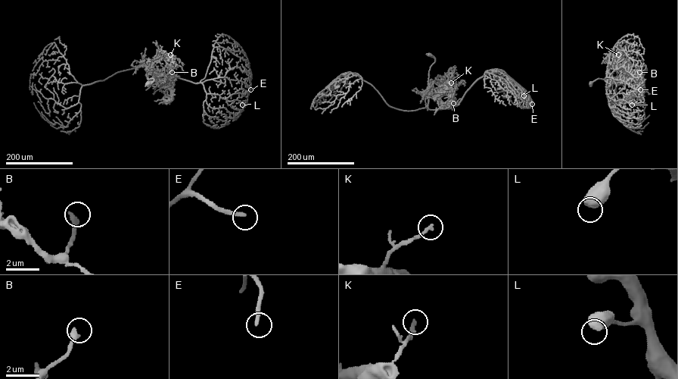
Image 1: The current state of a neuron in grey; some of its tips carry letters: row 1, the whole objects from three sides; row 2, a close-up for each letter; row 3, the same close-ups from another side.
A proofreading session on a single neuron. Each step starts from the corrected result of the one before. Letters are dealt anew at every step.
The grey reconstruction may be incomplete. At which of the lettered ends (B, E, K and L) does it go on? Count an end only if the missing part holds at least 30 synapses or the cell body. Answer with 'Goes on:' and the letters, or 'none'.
Goes on: E

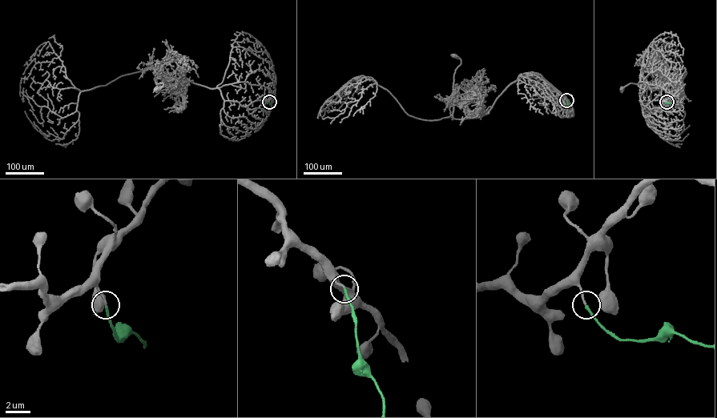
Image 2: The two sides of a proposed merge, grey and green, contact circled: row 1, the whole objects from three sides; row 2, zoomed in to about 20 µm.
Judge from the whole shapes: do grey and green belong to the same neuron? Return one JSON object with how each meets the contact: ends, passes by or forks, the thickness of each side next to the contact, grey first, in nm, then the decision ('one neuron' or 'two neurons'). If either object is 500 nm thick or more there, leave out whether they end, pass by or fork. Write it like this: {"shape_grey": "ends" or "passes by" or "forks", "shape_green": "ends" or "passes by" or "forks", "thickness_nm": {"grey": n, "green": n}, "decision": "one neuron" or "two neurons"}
{"shape_grey": "passes by", "shape_green": "ends", "thickness_nm": {"grey": 110, "green": 190}, "decision": "one neuron"}

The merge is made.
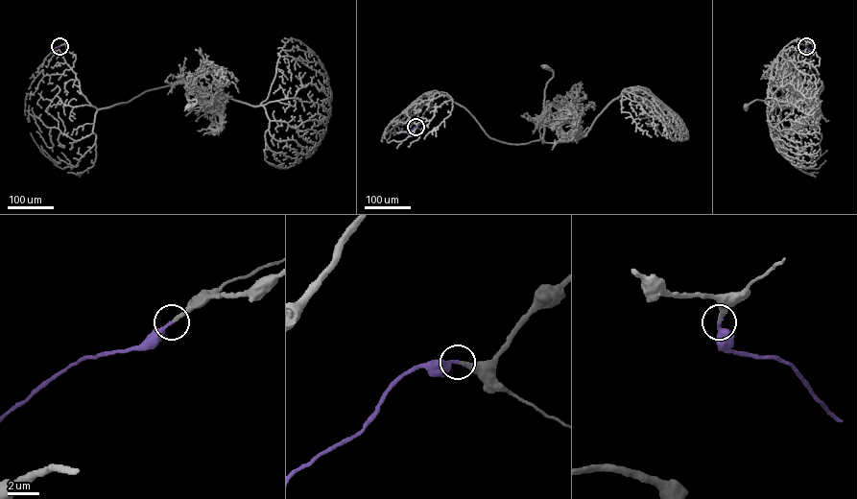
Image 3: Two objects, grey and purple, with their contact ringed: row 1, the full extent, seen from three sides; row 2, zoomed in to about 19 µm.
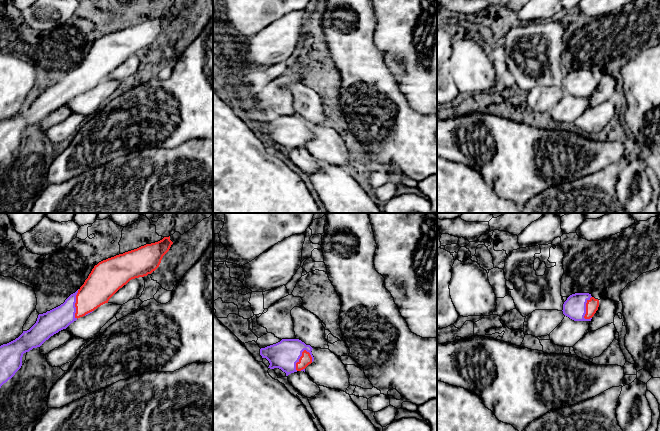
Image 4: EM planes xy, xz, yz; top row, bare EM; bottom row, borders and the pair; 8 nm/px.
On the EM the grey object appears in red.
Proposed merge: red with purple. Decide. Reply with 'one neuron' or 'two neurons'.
one neuron

